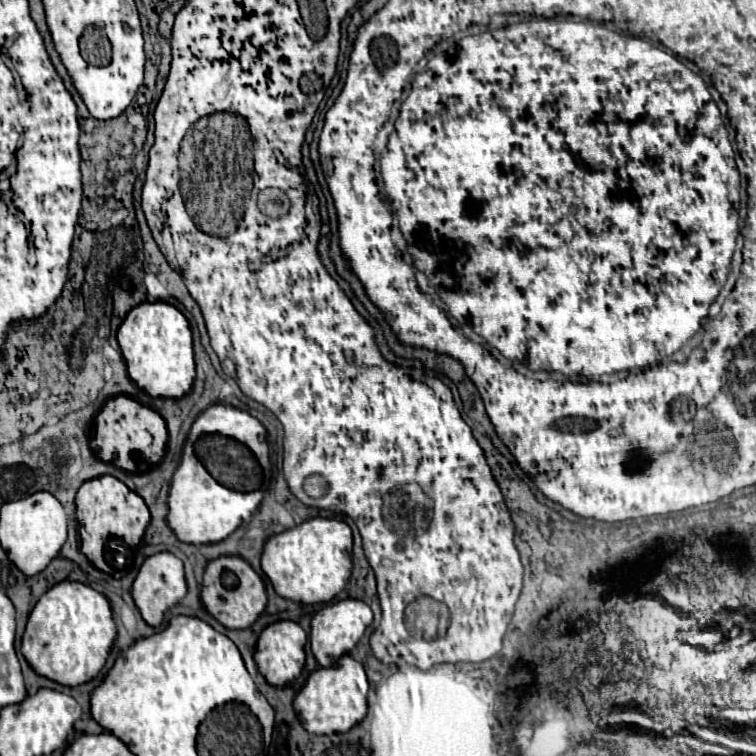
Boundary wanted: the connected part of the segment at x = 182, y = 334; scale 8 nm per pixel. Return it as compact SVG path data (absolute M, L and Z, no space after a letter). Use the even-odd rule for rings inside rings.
M145 302L135 306L117 330L117 340L131 380L149 396L181 398L195 380L193 340L187 318L167 302Z

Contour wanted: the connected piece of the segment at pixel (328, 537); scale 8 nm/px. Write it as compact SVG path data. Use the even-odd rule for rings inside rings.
M311 518L271 536L263 548L261 568L279 596L301 604L321 604L345 588L351 576L351 548L351 528L343 520Z

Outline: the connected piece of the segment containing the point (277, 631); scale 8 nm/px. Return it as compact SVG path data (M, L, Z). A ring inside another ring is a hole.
M287 620L273 622L261 632L255 662L271 686L285 686L301 674L305 664L305 640L303 628Z

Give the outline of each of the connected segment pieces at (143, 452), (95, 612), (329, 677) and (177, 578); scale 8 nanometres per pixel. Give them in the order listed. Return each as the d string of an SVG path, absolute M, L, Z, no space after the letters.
M115 396L107 400L101 412L95 416L95 436L91 438L89 446L99 460L109 462L121 470L135 472L141 464L145 464L147 468L155 466L165 452L165 442L165 420L155 410L141 406L129 396Z
M65 580L47 590L31 610L21 652L39 676L63 686L79 686L99 674L115 634L117 630L107 598L81 582Z
M345 654L341 656L341 666L317 668L307 678L305 686L295 696L293 708L303 728L311 734L347 732L355 724L359 724L367 714L367 690L369 690L369 682L367 682L363 664Z
M159 552L159 554L149 556L143 562L143 566L133 582L133 588L131 588L131 596L135 600L135 606L139 608L143 620L149 626L159 626L165 610L171 608L173 604L177 604L185 596L185 592L187 592L187 582L185 582L183 562L177 556L173 556L171 552Z

